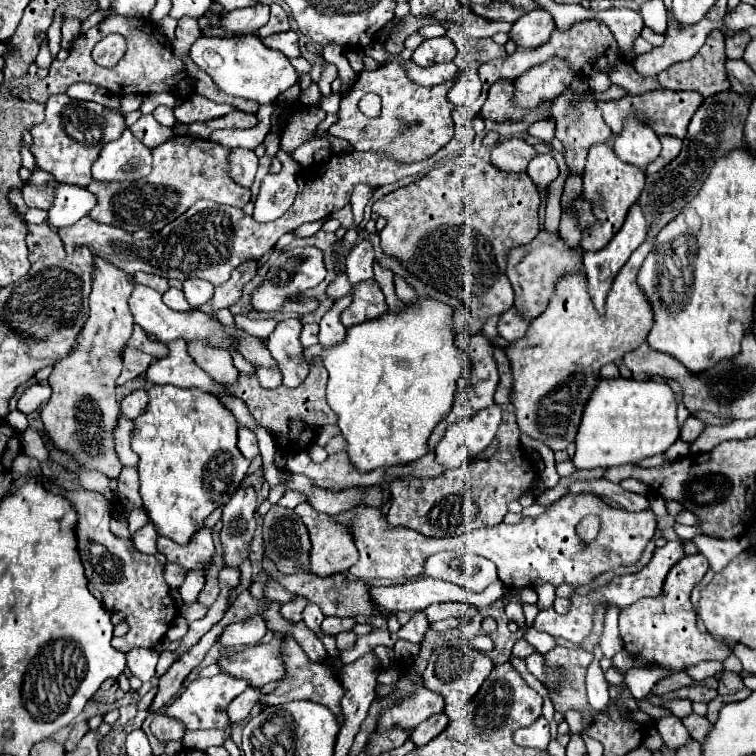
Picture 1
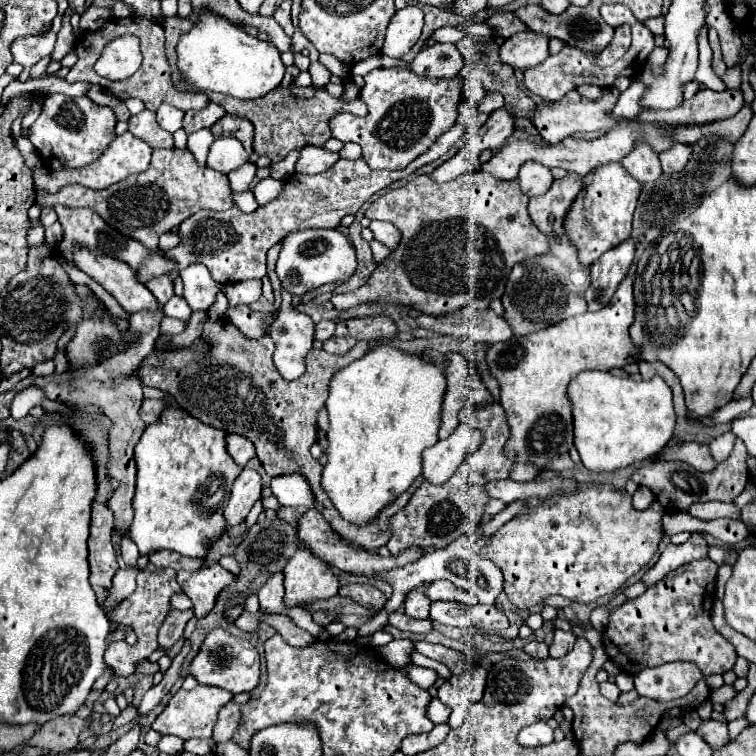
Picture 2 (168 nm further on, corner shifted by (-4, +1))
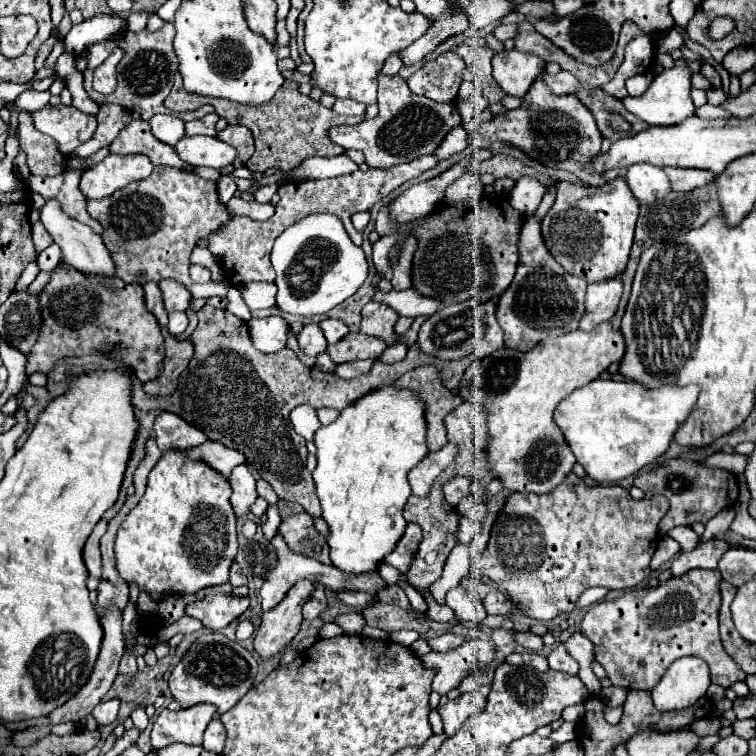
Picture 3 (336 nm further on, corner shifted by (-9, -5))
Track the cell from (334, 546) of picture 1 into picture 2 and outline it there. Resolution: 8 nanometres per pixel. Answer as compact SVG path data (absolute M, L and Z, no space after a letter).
M304 545L286 563L284 575L286 607L306 607L318 599L334 597L340 587L328 563L314 557Z

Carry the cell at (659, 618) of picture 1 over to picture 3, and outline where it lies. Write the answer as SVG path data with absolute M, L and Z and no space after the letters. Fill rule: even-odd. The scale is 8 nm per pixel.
M717 569L687 571L685 575L673 577L653 589L631 591L615 601L603 601L593 605L581 623L581 633L593 641L595 659L605 667L613 685L621 685L625 689L651 691L673 661L695 655L709 665L713 683L731 687L735 681L743 681L745 675L725 653L719 639L719 585L721 573ZM649 599L663 599L663 603ZM659 619L681 621L661 625Z

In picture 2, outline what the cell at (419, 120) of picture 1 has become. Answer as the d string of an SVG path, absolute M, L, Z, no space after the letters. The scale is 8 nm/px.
M380 67L372 69L364 81L366 85L360 91L360 99L368 105L368 115L336 115L330 121L330 131L332 137L342 143L358 143L362 147L364 161L372 169L404 169L410 161L426 153L458 117L458 105L462 101L460 77L438 81L420 77L404 67Z

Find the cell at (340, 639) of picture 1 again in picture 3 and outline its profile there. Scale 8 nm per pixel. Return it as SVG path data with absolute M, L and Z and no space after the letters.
M351 613L351 615L341 615L335 619L335 623L349 635L361 635L363 627L367 625L365 619L359 613Z

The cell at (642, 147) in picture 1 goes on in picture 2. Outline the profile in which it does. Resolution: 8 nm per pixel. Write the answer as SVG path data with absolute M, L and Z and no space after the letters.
M638 143L636 149L626 155L622 165L638 183L652 183L662 175L658 155L644 143Z

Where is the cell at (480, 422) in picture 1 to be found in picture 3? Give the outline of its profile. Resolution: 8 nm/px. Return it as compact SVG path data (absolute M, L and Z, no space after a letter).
M447 443L439 451L429 453L417 467L413 467L409 473L409 483L411 483L413 495L419 495L419 497L429 495L437 475L441 475L457 459L457 455L459 455L459 445Z

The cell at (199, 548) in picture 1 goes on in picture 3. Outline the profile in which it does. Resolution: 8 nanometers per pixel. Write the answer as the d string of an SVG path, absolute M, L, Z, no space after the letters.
M225 593L225 595L207 595L203 601L189 603L185 607L185 613L197 617L207 629L219 631L233 619L243 615L247 607L249 597L235 597L231 593Z

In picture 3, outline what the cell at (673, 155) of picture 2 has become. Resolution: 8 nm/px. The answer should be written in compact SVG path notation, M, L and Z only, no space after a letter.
M665 167L665 173L671 181L673 191L691 191L693 187L703 187L713 179L711 171L705 169L683 169L683 167Z

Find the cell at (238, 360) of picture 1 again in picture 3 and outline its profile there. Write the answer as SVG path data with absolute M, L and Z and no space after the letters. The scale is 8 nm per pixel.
M249 283L249 285L241 285L239 289L251 311L269 309L275 305L275 293L277 293L275 283Z

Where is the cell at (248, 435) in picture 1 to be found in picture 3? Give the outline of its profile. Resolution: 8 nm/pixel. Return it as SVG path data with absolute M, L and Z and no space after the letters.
M205 441L203 445L199 447L193 447L189 449L189 455L193 459L205 459L205 463L209 463L213 469L221 471L223 475L231 475L231 471L245 463L245 455L241 451L235 451L235 449L229 449L217 441Z

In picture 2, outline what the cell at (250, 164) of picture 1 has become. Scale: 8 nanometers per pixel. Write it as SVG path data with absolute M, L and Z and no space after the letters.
M214 139L208 149L206 165L220 173L230 173L246 163L248 153L244 151L242 143L236 139Z

